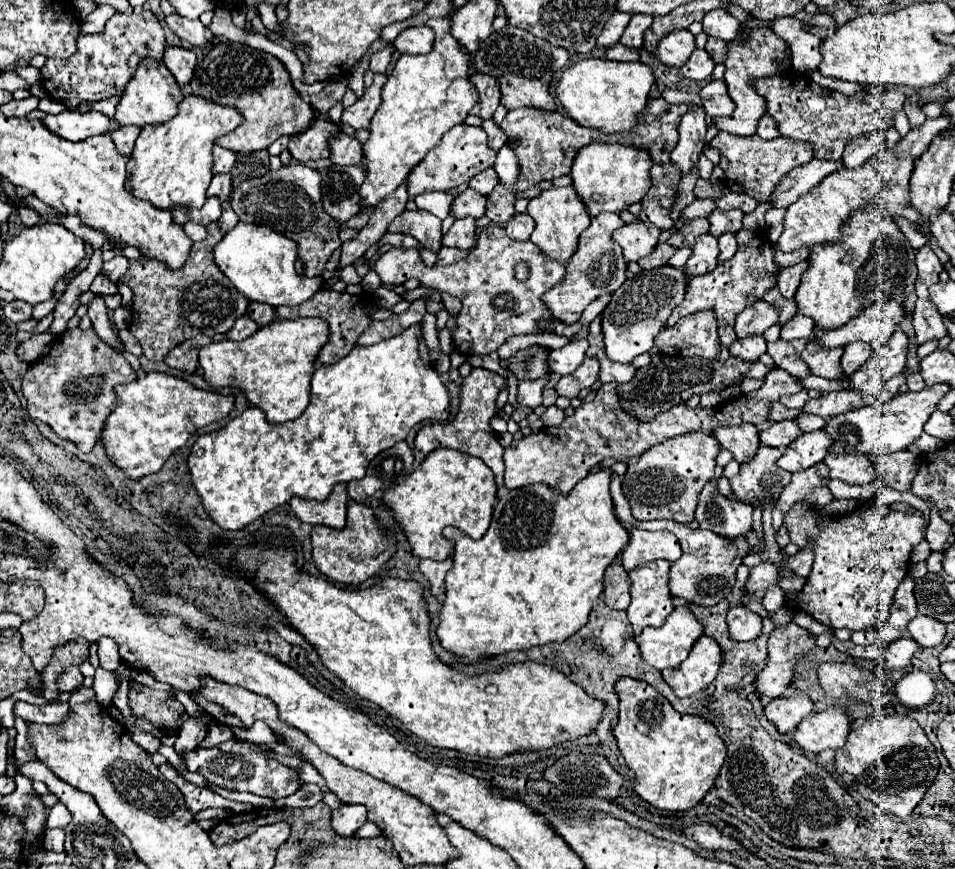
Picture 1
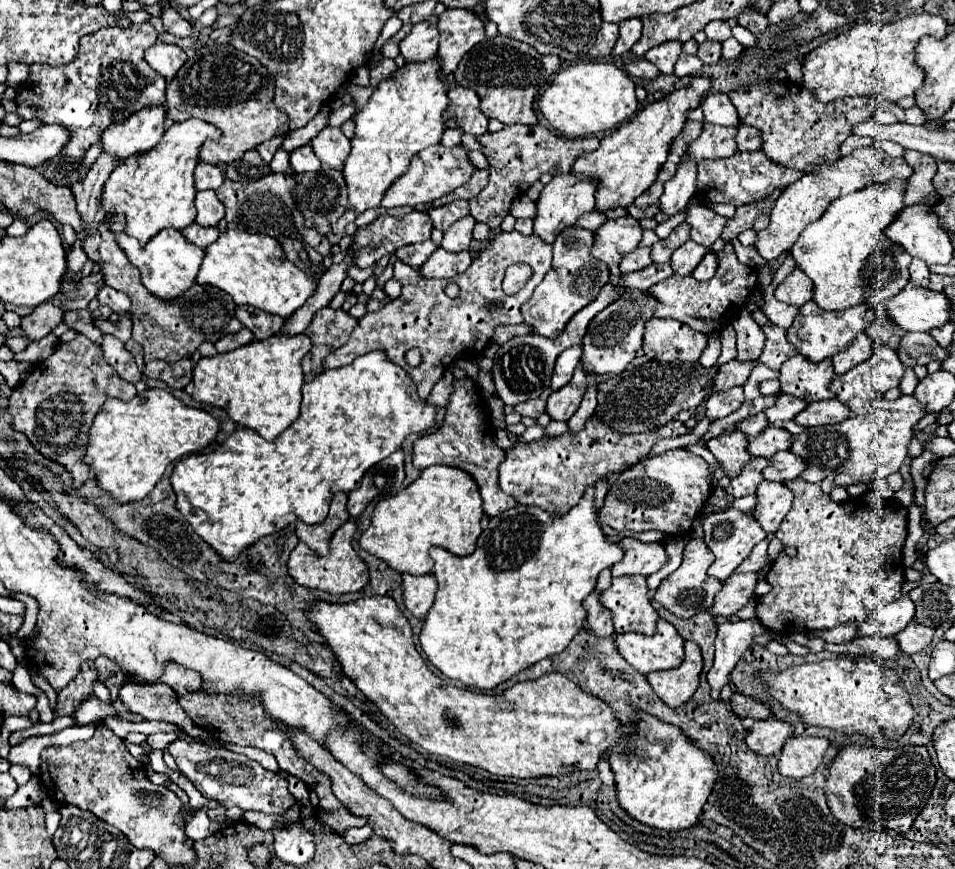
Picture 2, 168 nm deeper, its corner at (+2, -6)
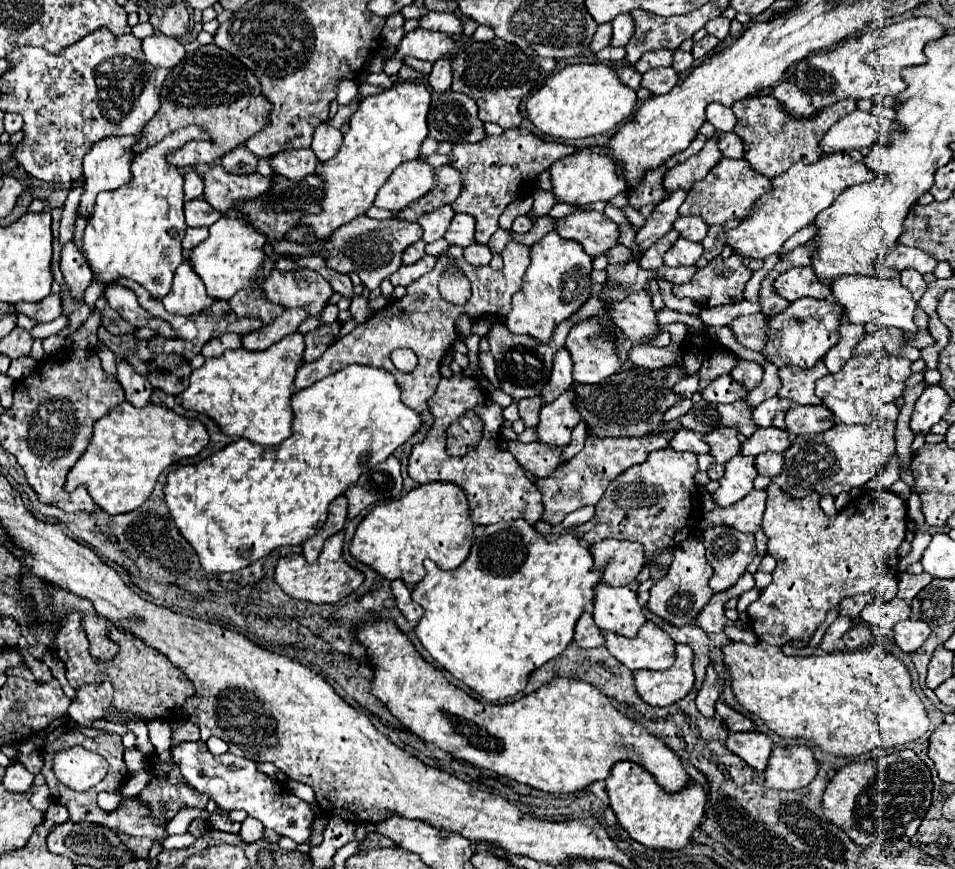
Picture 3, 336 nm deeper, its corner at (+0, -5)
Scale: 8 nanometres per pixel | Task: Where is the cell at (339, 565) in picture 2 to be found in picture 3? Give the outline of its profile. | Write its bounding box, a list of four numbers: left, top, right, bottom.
[274,532,360,604]

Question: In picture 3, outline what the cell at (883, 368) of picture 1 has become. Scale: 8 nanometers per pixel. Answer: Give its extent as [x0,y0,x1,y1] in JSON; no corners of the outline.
[816,350,912,424]

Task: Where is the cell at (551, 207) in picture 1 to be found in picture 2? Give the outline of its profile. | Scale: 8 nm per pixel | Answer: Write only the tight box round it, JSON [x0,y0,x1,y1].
[534,175,596,243]

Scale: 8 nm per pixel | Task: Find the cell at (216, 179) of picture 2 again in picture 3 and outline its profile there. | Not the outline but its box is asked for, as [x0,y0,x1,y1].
[184,170,204,200]

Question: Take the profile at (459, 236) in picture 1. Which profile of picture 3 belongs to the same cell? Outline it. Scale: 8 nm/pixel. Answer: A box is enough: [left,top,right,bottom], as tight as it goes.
[444,214,474,246]

